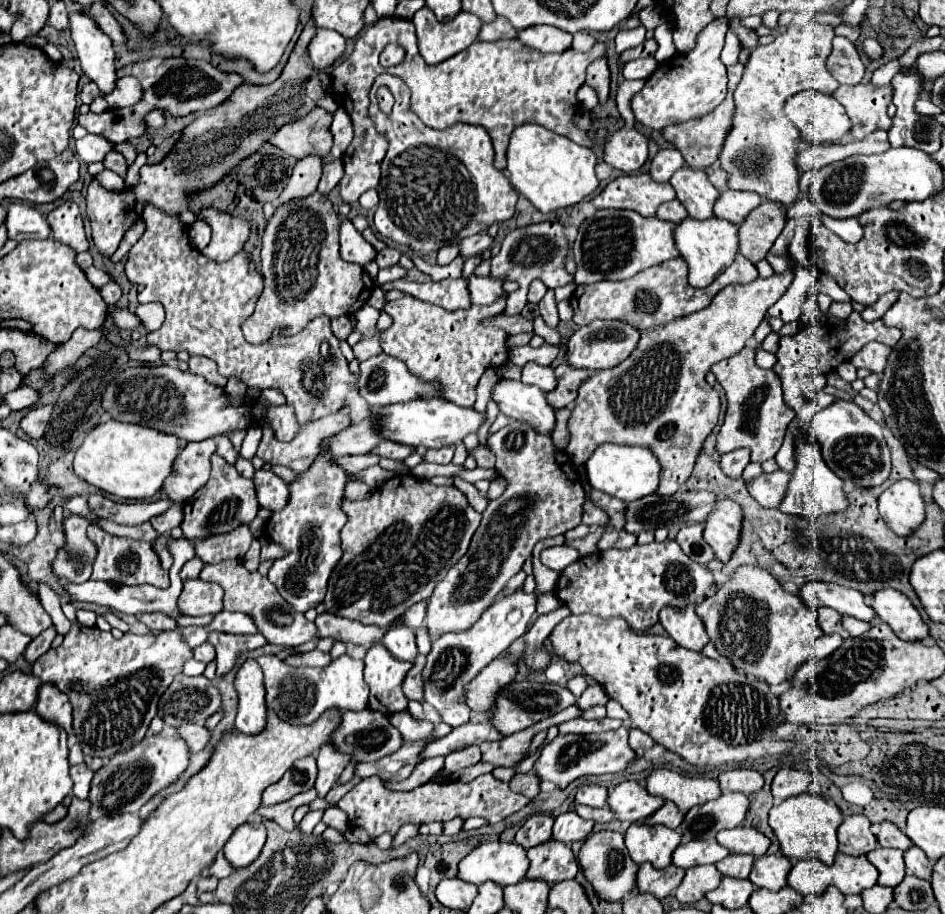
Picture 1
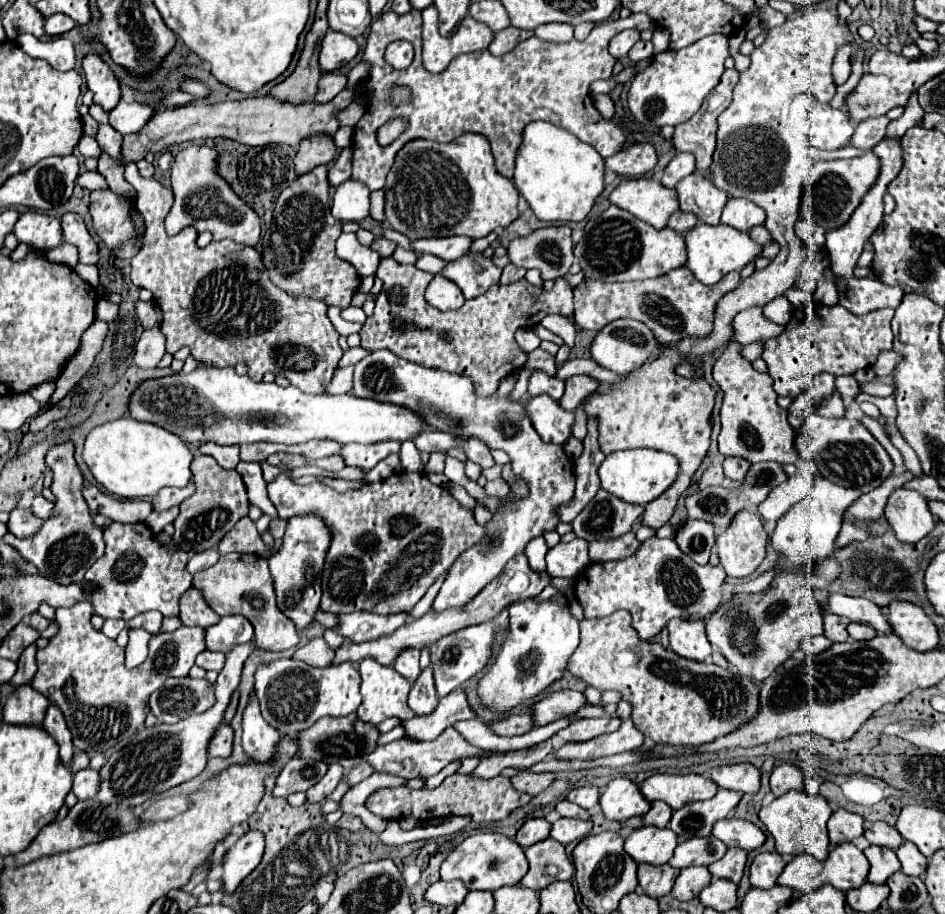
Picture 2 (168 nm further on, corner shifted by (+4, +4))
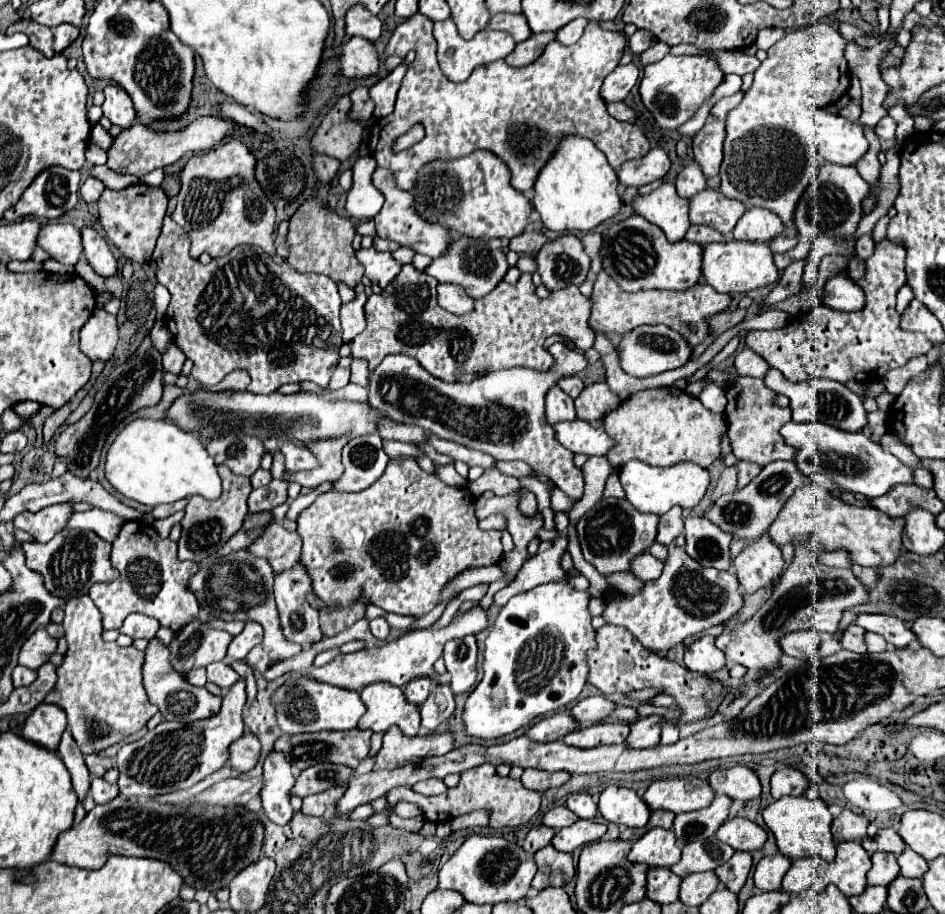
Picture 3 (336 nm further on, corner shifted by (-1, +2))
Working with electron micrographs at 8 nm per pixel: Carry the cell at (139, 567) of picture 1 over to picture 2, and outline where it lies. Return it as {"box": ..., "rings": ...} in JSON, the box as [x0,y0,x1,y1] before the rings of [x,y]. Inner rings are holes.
{"box":[86,524,192,620],"rings":[[[116,524],[104,528],[106,552],[86,572],[86,582],[94,586],[90,602],[94,614],[106,618],[130,620],[136,614],[158,610],[164,616],[180,614],[180,598],[192,586],[192,574],[186,570],[188,554],[164,546],[146,524]]]}

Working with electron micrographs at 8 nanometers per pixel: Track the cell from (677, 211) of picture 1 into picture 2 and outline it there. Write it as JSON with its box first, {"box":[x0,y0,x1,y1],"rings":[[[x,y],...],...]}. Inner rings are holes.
{"box":[668,212,698,234],"rings":[[[674,212],[672,216],[670,216],[670,222],[668,222],[668,226],[672,228],[672,230],[676,230],[676,232],[680,232],[680,234],[686,234],[688,230],[692,230],[694,226],[698,224],[698,218],[694,218],[694,214],[686,214],[686,212]]]}

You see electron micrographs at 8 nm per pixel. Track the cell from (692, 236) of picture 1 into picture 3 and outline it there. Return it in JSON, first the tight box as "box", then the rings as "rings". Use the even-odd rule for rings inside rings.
{"box":[701,240,779,294],"rings":[[[743,240],[705,244],[701,274],[709,286],[713,286],[717,292],[727,292],[727,294],[743,294],[753,288],[773,284],[779,278],[779,272],[773,264],[773,252],[769,250],[769,246]]]}

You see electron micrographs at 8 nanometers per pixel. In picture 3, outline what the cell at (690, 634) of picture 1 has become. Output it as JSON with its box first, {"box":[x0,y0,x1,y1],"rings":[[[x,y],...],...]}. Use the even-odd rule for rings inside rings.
{"box":[685,636,725,674],"rings":[[[703,636],[693,644],[685,646],[685,666],[691,672],[713,674],[725,666],[725,654],[715,648],[713,636]]]}

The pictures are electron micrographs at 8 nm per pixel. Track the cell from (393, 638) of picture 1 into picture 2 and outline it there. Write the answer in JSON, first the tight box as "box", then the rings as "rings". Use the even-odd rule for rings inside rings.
{"box":[394,650,422,680],"rings":[[[406,650],[406,654],[398,656],[398,662],[394,662],[394,670],[404,676],[406,680],[416,680],[422,672],[420,668],[420,652],[418,650]]]}

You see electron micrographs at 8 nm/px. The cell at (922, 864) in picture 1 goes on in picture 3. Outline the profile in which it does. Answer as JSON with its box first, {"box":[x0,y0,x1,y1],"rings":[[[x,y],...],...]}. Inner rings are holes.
{"box":[899,848,929,878],"rings":[[[911,848],[903,850],[903,854],[899,856],[899,866],[901,866],[901,876],[907,876],[907,878],[923,878],[923,874],[929,868],[927,860],[917,852],[913,852]]]}

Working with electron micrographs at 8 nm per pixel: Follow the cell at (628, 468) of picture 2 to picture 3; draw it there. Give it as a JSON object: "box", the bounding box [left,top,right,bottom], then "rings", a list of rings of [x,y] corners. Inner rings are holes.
{"box":[619,460,709,516],"rings":[[[631,460],[619,468],[619,480],[625,490],[625,498],[639,510],[661,516],[671,510],[675,504],[691,510],[703,498],[709,486],[709,472],[697,464],[683,462],[673,466],[651,466],[641,460]]]}

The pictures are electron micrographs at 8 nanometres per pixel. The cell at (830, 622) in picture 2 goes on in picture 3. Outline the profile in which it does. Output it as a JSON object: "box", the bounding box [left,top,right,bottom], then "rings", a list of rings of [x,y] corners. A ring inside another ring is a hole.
{"box":[841,624,867,654],"rings":[[[851,624],[851,626],[841,634],[841,646],[843,646],[845,650],[851,650],[851,652],[857,652],[857,654],[863,654],[863,652],[867,650],[865,644],[863,644],[863,634],[865,634],[863,628]]]}

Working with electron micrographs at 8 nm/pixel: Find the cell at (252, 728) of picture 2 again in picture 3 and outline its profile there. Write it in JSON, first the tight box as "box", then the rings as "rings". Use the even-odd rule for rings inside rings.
{"box":[263,750,295,824],"rings":[[[271,750],[263,762],[263,810],[269,820],[275,824],[287,824],[293,816],[293,808],[289,804],[289,790],[295,778],[291,774],[291,766],[287,764],[283,752]]]}

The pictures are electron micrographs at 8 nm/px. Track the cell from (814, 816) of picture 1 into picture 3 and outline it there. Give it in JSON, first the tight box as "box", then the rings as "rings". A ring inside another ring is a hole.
{"box":[763,796,835,862],"rings":[[[783,796],[763,810],[767,828],[775,834],[779,852],[791,860],[803,856],[817,856],[827,862],[835,858],[835,842],[831,836],[833,816],[823,800],[811,800],[807,796]]]}

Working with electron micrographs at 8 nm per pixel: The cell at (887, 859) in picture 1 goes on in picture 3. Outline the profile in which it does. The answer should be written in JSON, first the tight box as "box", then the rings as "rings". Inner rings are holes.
{"box":[867,852,899,886],"rings":[[[875,852],[871,856],[873,866],[867,872],[867,884],[871,886],[889,886],[891,880],[899,876],[899,864],[897,856],[889,852]]]}

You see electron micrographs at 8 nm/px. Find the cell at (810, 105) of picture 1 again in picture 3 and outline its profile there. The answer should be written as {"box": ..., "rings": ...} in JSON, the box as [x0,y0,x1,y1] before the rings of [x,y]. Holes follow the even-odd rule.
{"box":[813,108,869,164],"rings":[[[825,108],[813,112],[813,122],[817,130],[819,154],[833,164],[857,164],[857,160],[867,152],[869,142],[863,136],[863,128],[857,122],[843,118],[841,114],[831,114]]]}

